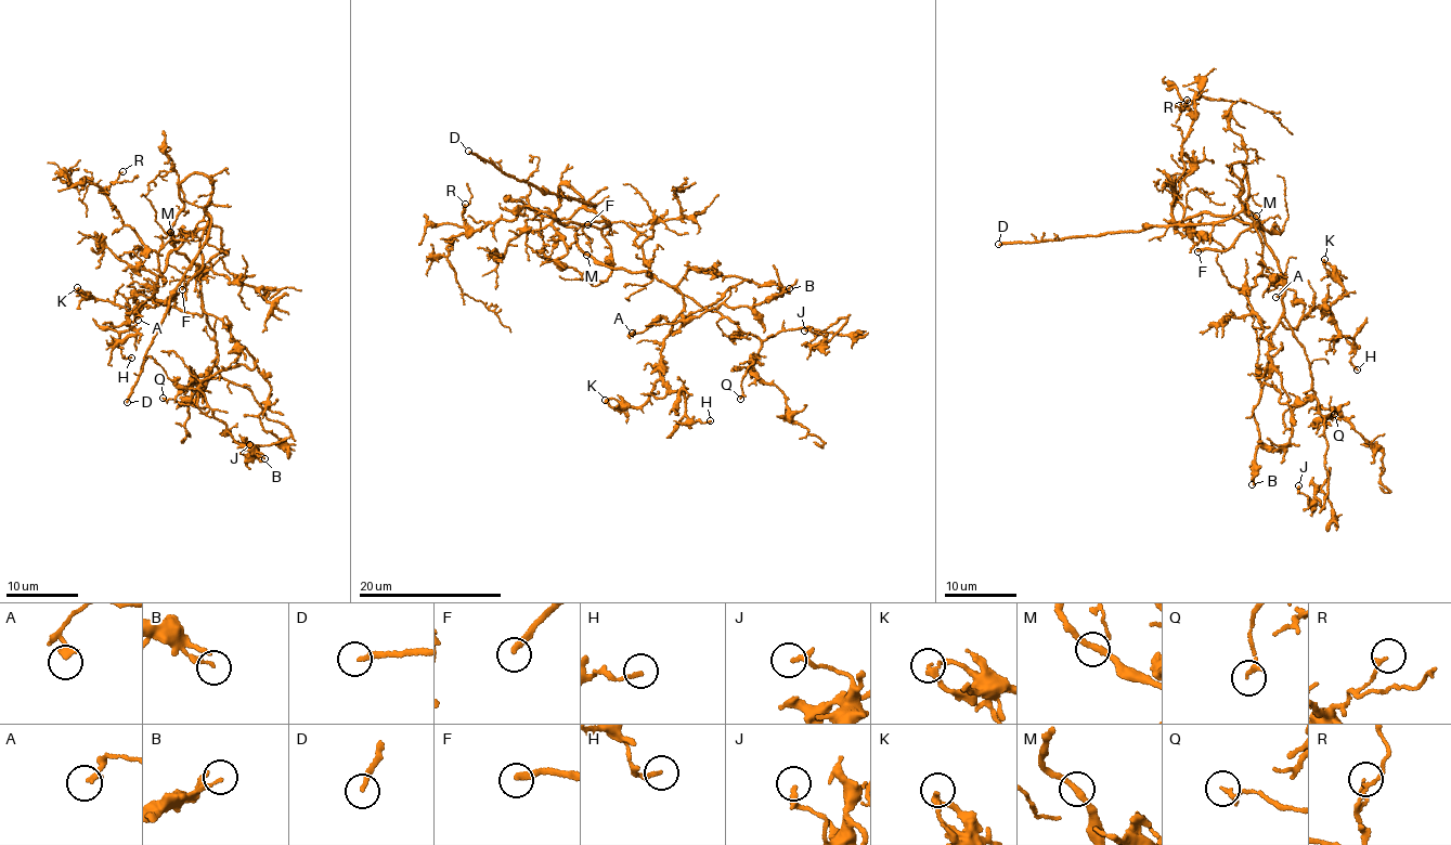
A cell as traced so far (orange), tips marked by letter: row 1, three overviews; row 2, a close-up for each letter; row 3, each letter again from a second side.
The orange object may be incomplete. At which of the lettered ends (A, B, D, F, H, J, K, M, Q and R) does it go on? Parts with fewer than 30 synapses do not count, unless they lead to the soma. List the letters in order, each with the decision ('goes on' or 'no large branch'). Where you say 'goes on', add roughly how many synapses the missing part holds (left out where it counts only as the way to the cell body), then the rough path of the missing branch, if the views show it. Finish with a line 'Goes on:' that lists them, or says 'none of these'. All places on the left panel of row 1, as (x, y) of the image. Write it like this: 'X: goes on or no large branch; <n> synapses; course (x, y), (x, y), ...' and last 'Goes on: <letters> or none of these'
A: no large branch
B: no large branch
D: goes on; course (127, 402), (109, 453), (120, 465), (114, 484), (80, 518), (12, 528)
F: goes on; 110 synapses; course (182, 289), (171, 323), (162, 328), (141, 324), (120, 340), (119, 332)
H: no large branch
J: no large branch
K: no large branch
M: no large branch
Q: no large branch
R: no large branch
Goes on: D, F

